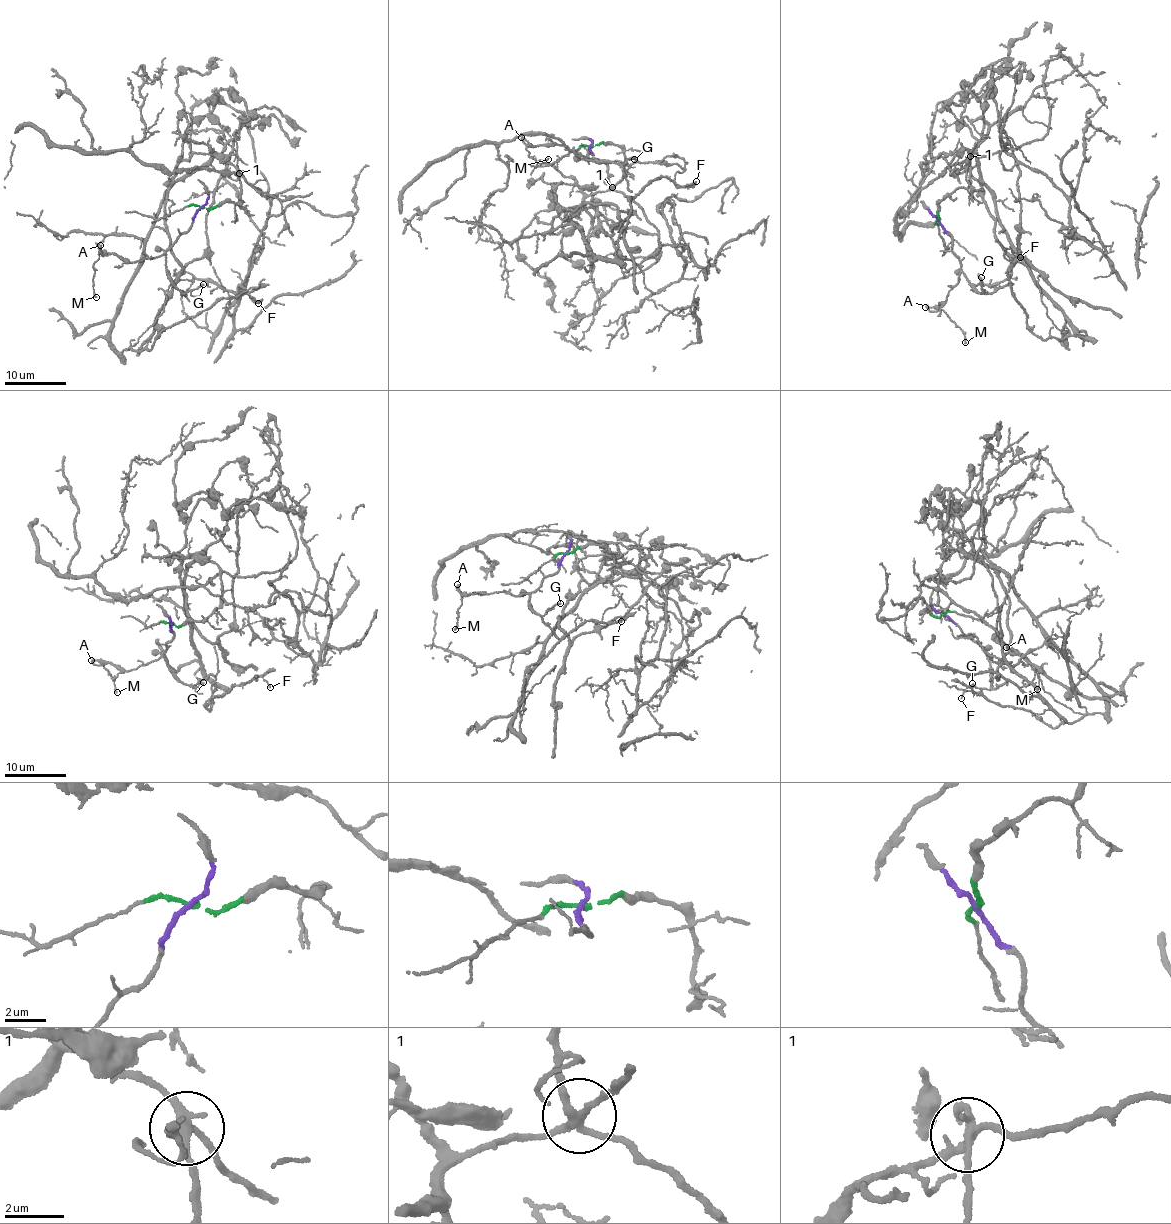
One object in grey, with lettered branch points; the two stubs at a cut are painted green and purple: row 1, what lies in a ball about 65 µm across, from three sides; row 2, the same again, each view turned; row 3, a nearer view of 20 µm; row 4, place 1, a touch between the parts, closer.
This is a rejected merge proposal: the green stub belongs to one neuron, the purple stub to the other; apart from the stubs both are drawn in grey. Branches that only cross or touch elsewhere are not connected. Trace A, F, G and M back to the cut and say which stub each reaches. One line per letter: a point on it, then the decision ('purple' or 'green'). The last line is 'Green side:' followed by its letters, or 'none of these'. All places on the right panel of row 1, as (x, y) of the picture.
A: at (925, 307); purple
F: at (1020, 257); green
G: at (981, 277); purple
M: at (965, 342); purple
Green side: F

